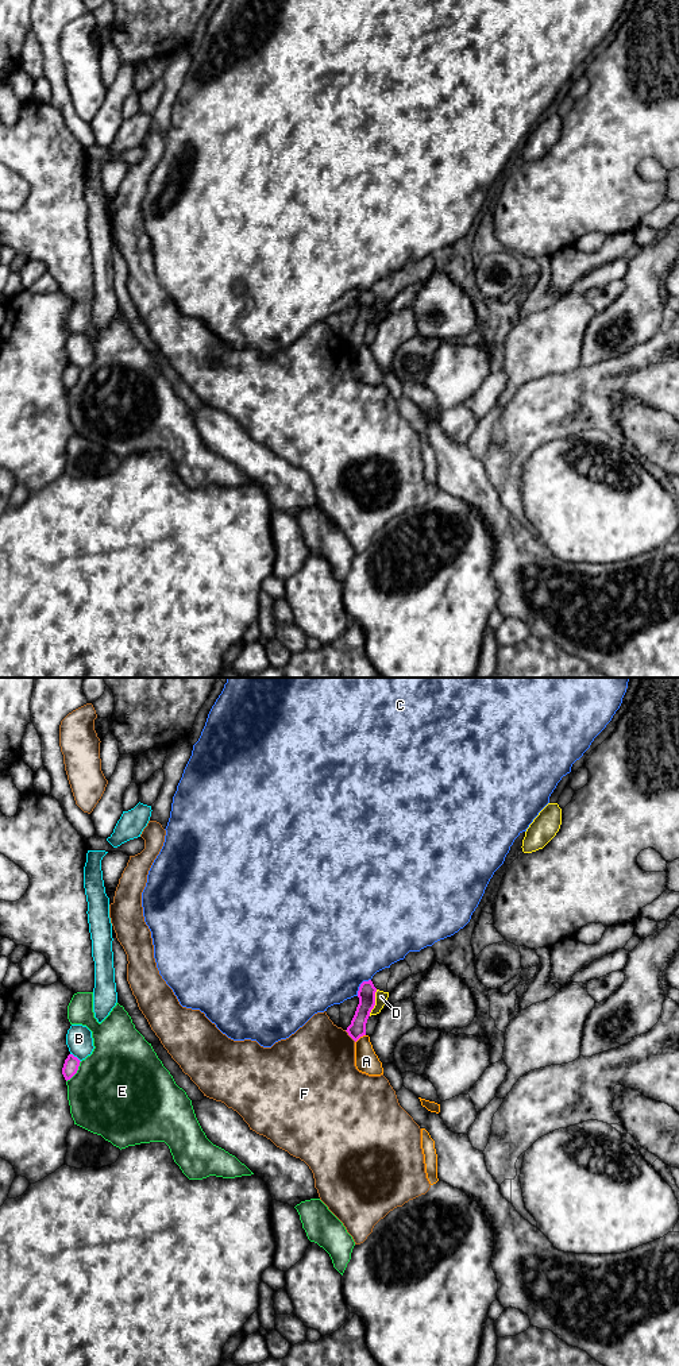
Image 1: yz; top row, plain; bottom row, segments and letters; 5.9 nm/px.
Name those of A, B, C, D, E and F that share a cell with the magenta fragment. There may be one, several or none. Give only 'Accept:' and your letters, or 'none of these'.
Accept: none of these

